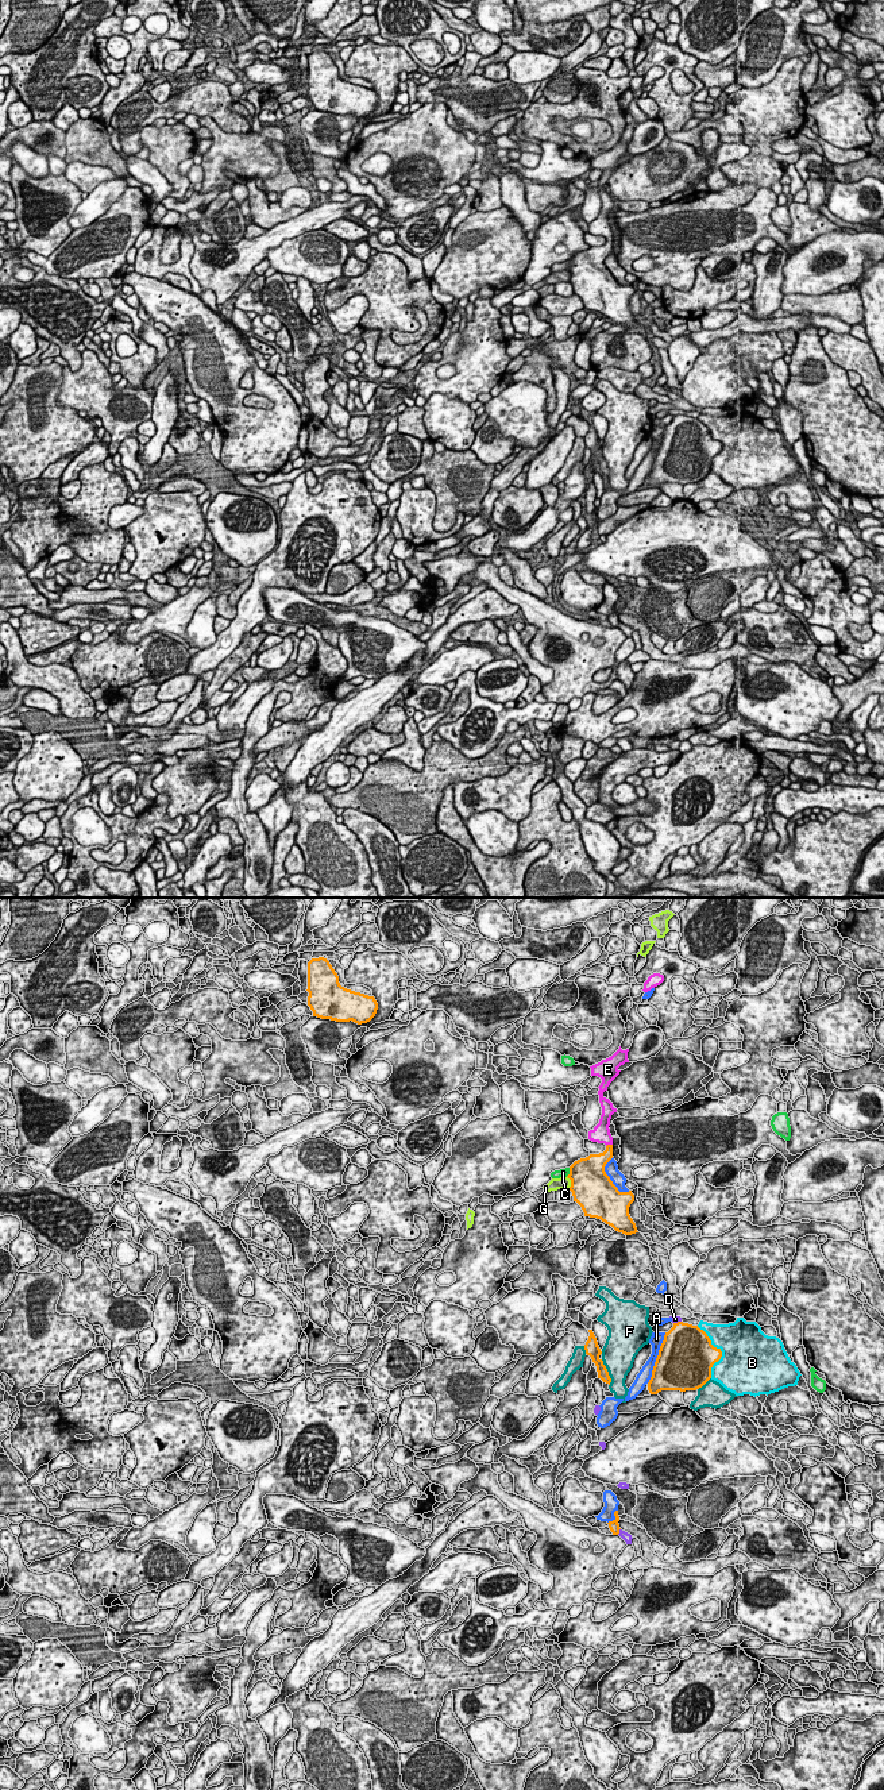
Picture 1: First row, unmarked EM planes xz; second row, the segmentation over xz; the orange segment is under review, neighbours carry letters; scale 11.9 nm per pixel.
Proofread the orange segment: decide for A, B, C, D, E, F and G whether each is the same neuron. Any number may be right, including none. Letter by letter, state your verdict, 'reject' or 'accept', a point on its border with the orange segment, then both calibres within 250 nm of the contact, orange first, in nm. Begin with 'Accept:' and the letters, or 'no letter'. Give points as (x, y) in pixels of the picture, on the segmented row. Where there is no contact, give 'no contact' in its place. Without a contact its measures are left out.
Accept: E
A: reject | xz (656, 1358) | 500/160 nm
B: reject | xz (720, 1350) | 400/480 nm
C: reject | xz (570, 1172) | 440/100 nm
D: reject | xz (618, 1531) | 130/100 nm
E: accept | xz (609, 1145) | 190/220 nm
F: reject | xz (608, 1373) | 130/380 nm
G: reject | xz (571, 1183) | 480/160 nm

